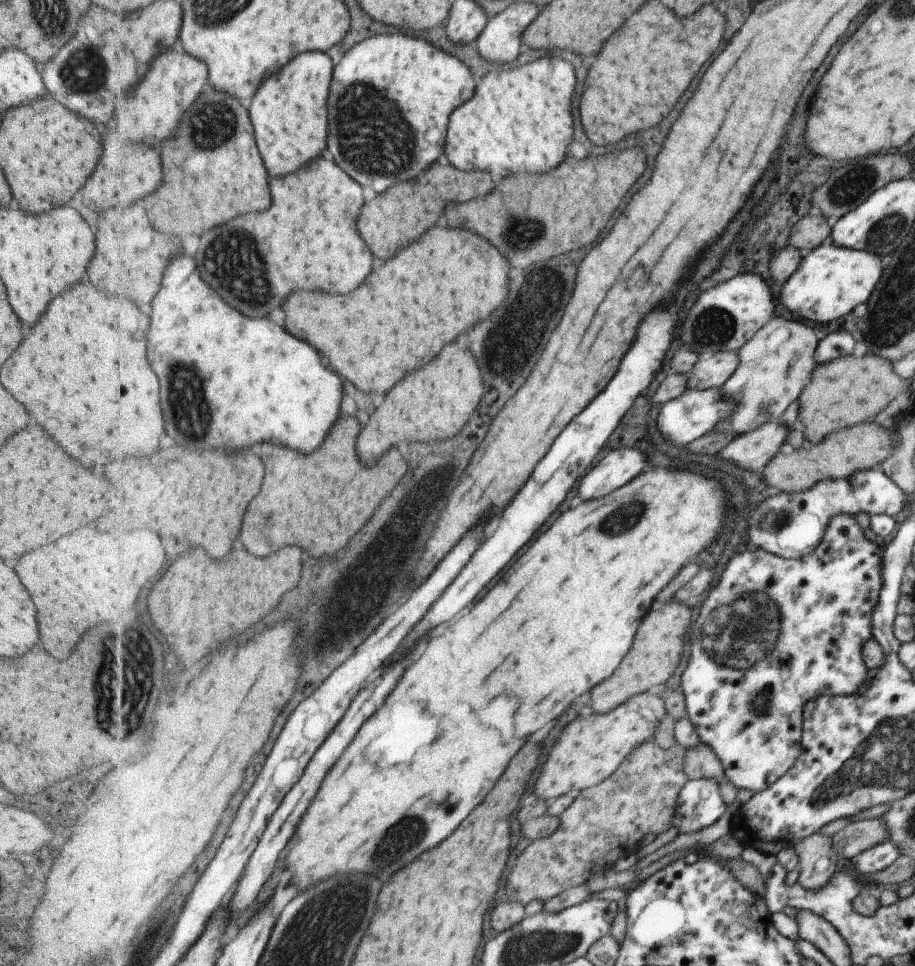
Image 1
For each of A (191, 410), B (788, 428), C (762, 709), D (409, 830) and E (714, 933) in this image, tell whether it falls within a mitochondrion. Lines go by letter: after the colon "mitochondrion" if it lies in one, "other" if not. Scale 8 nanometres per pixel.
A: mitochondrion
B: other
C: other
D: mitochondrion
E: other

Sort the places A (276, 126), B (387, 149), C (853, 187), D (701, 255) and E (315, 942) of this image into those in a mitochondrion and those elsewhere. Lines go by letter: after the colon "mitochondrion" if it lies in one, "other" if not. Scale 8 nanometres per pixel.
A: other
B: mitochondrion
C: mitochondrion
D: other
E: mitochondrion

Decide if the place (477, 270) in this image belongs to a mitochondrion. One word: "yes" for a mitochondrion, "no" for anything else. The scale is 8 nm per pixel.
no

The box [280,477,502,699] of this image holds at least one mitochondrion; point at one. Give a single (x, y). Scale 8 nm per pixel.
(373, 610)

